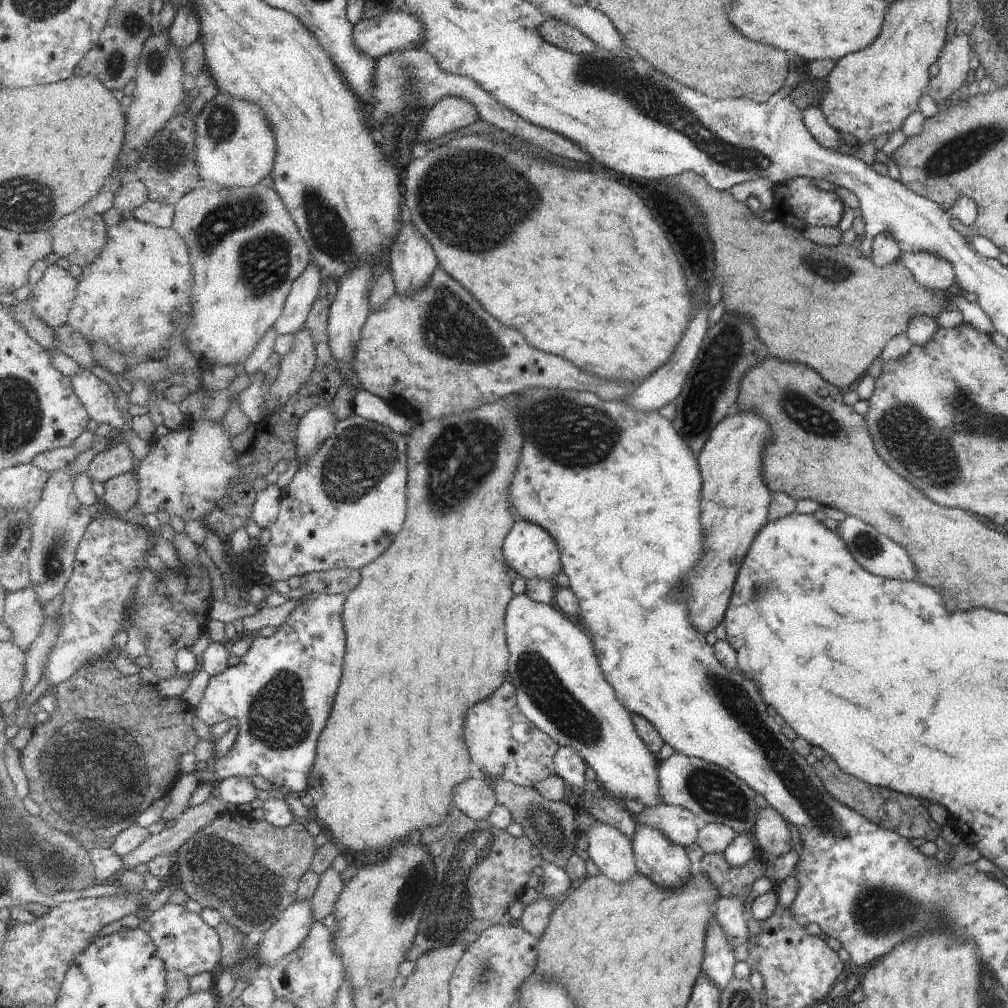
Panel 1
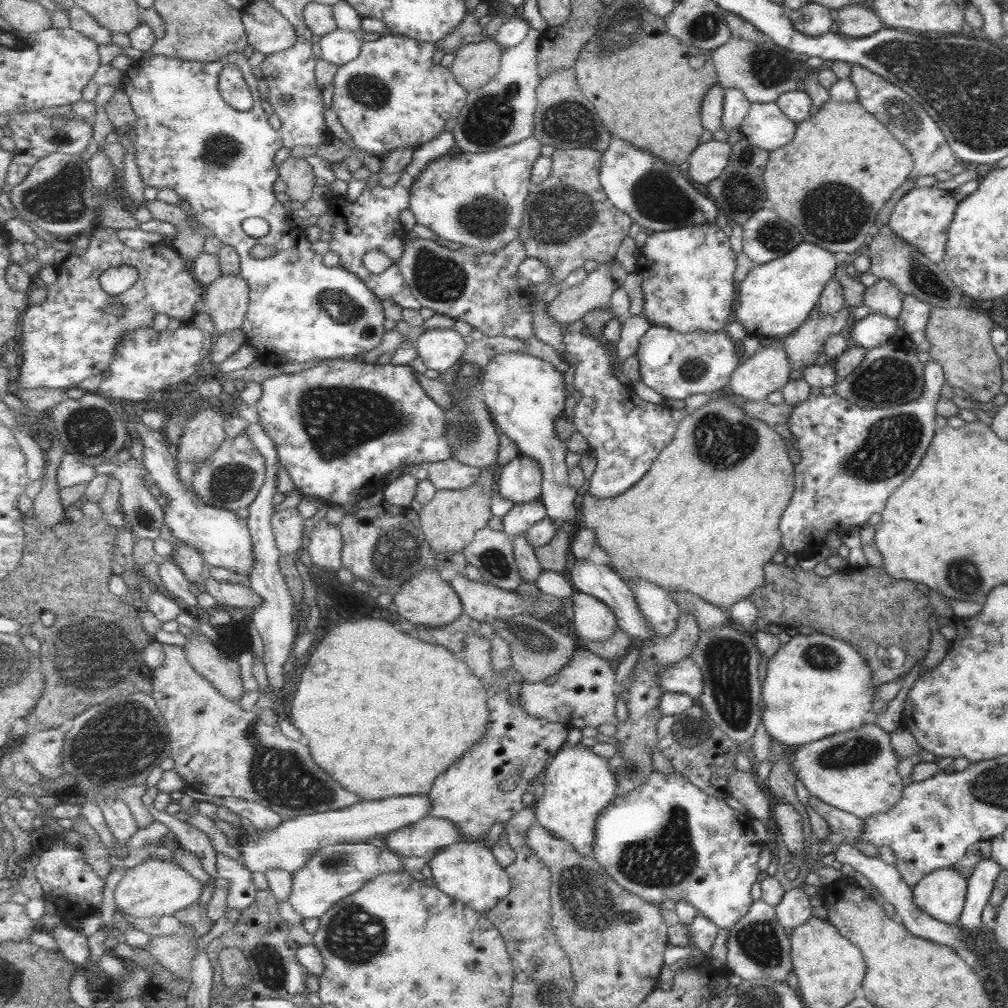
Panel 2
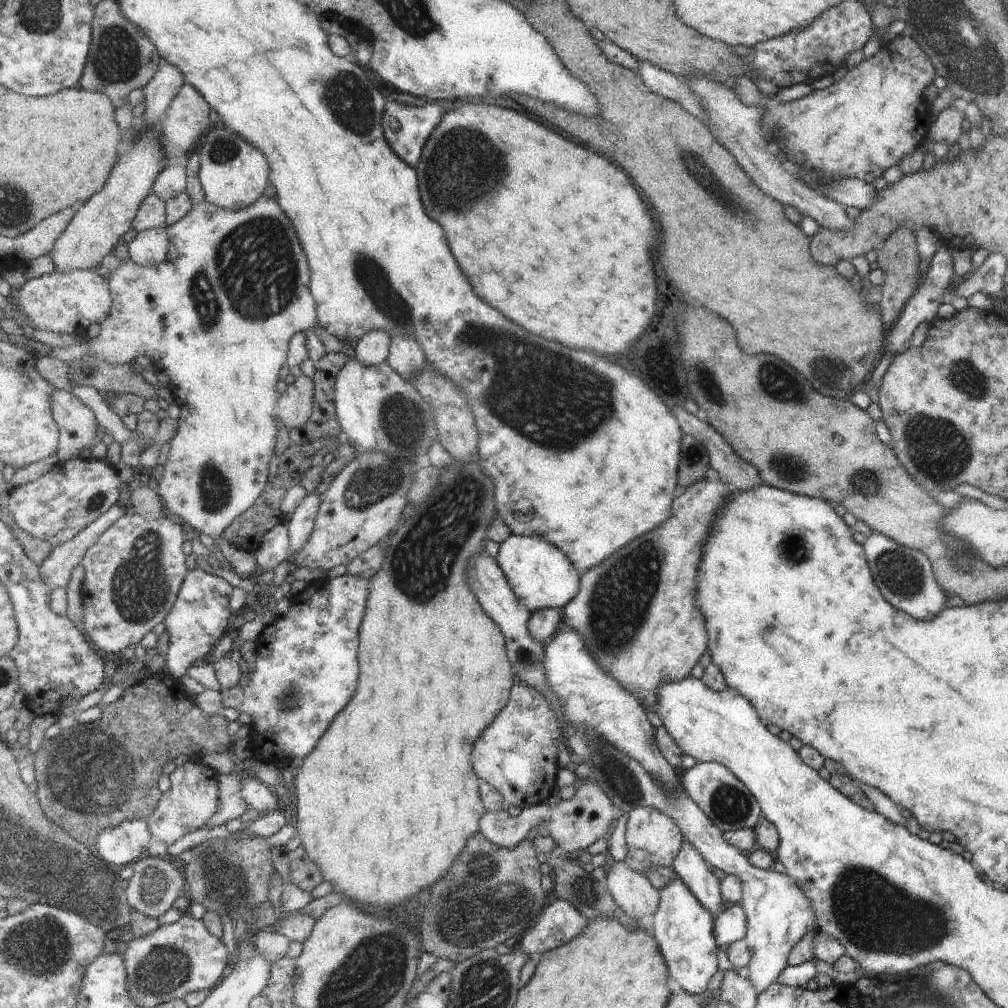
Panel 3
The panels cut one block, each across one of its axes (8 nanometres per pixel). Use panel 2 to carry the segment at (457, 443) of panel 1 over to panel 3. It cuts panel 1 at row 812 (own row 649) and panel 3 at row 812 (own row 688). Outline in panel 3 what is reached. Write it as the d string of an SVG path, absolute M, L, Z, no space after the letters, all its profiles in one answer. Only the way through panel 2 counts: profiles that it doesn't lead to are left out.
M455 461L449 469L440 470L440 481L433 490L423 510L415 514L415 518L407 520L399 526L399 530L389 538L386 559L383 568L370 579L370 600L367 605L367 618L363 620L361 630L361 680L359 694L355 694L351 706L335 718L331 730L327 730L318 745L305 757L299 770L295 771L295 787L297 788L297 804L293 807L295 823L299 829L298 837L301 846L305 847L310 859L318 865L325 881L330 882L332 891L343 899L355 902L363 909L373 913L384 914L387 910L395 910L407 900L419 896L423 890L431 890L433 884L443 880L453 868L455 860L466 849L470 838L480 830L480 822L487 812L481 800L481 779L475 772L473 763L474 746L479 737L495 722L498 714L506 708L510 701L510 692L517 682L507 647L506 638L500 626L481 608L475 593L469 590L465 580L465 566L471 556L482 553L485 541L489 539L489 520L495 514L495 484L481 470L477 462L471 464Z

